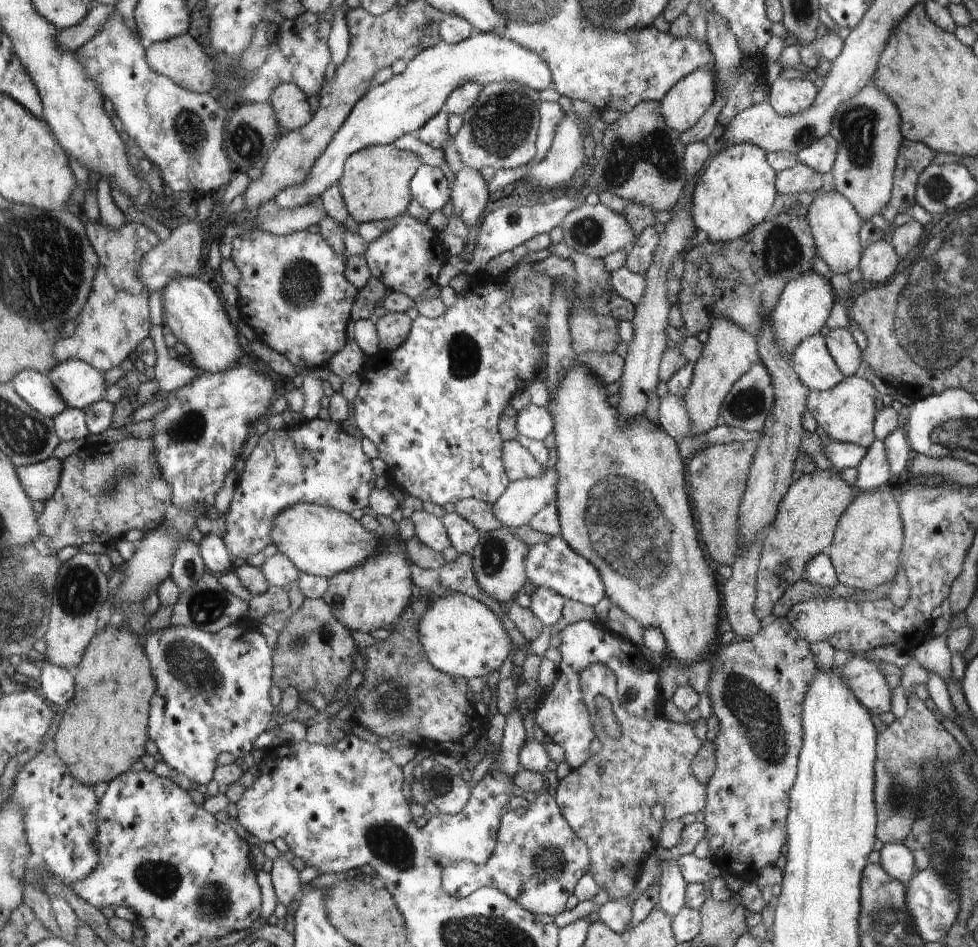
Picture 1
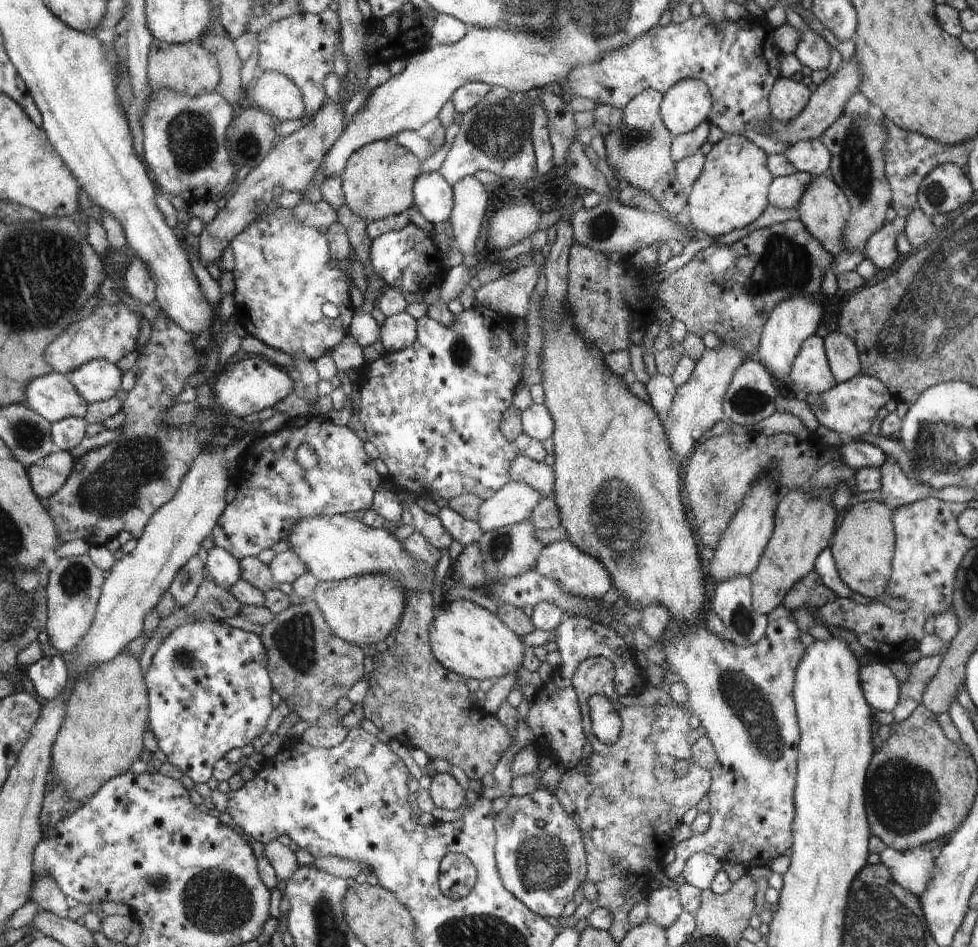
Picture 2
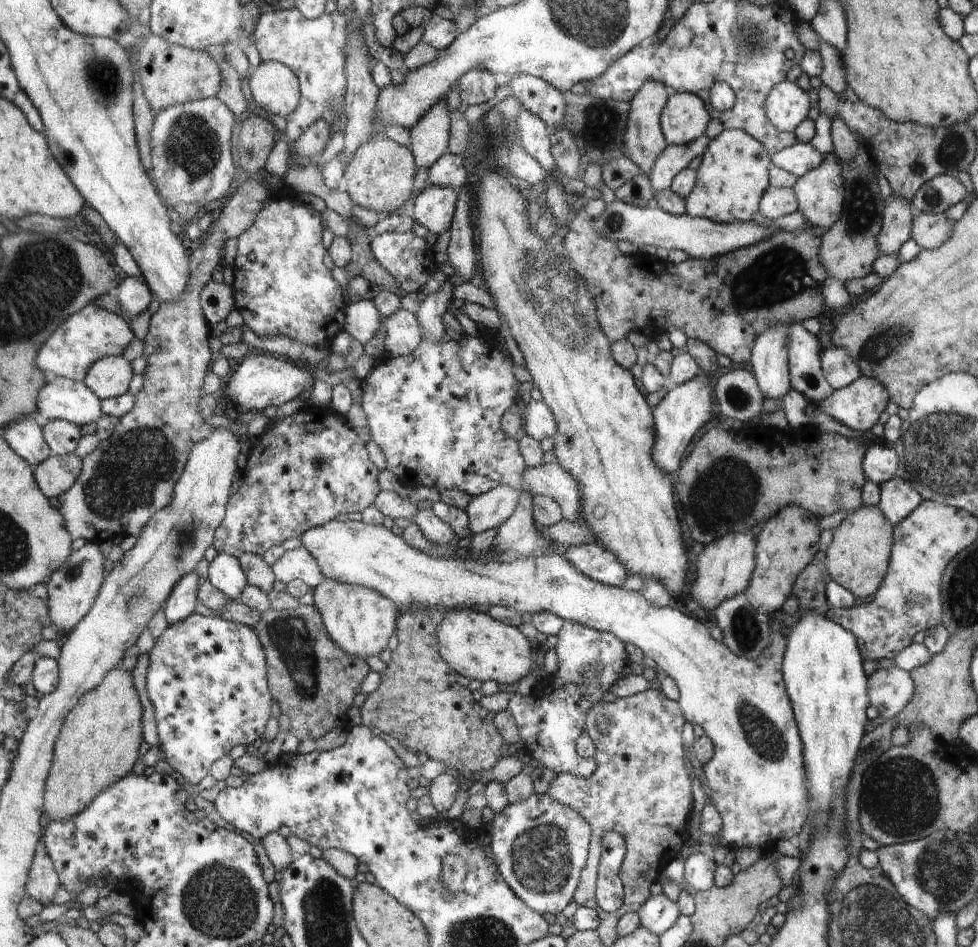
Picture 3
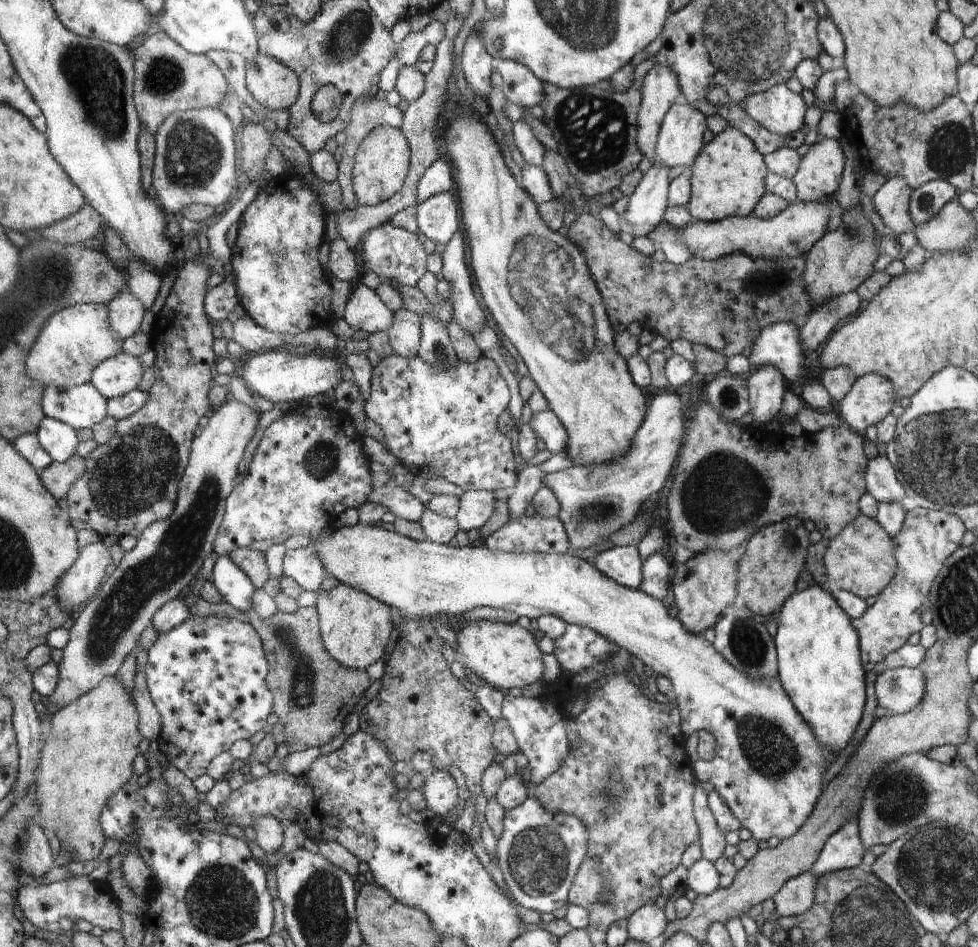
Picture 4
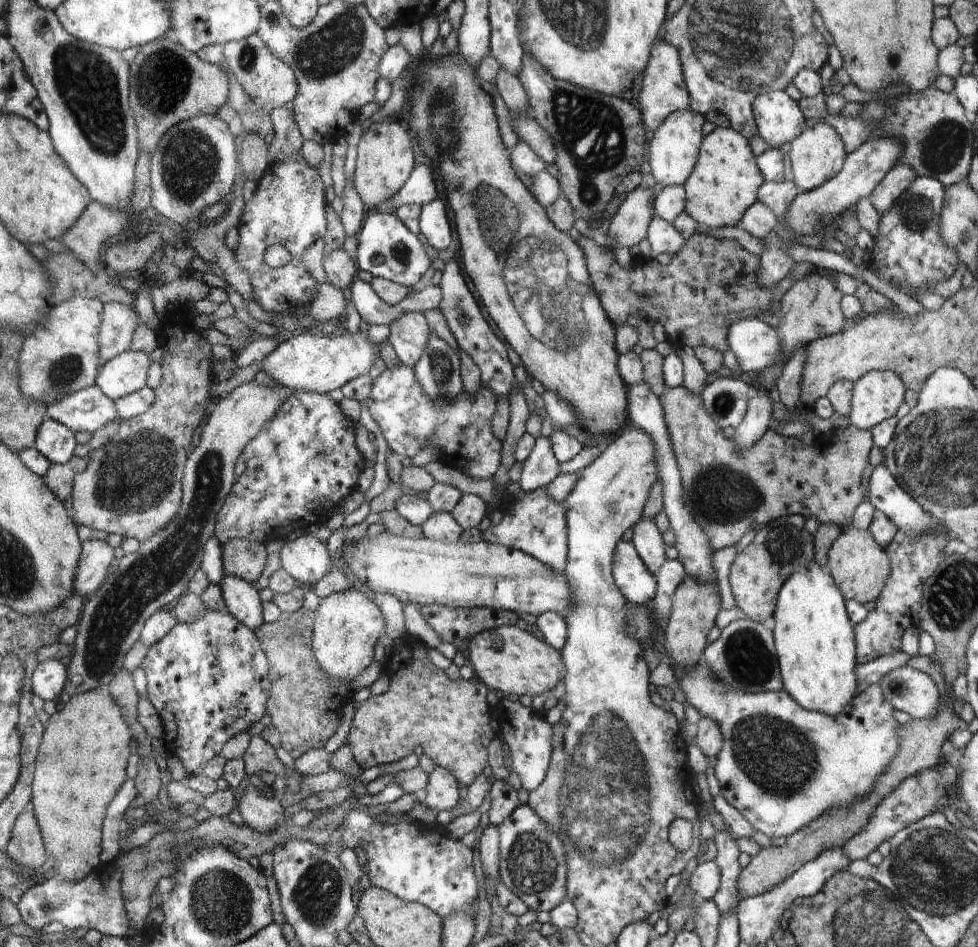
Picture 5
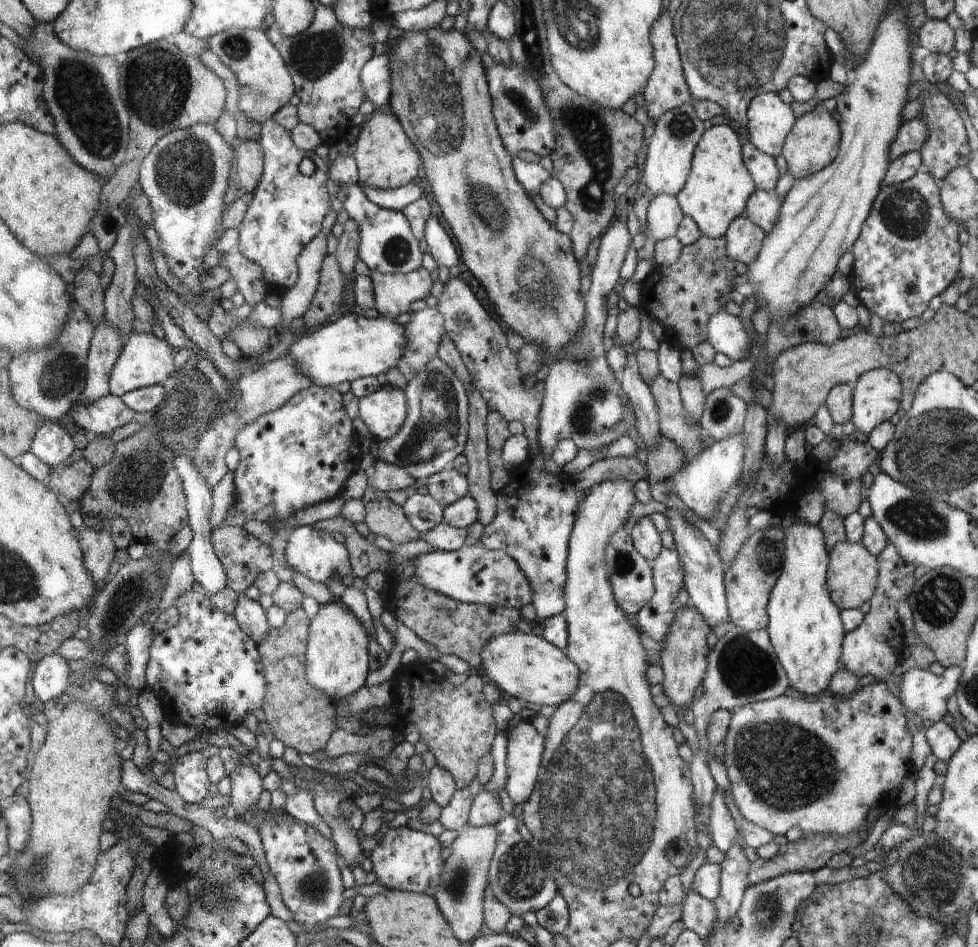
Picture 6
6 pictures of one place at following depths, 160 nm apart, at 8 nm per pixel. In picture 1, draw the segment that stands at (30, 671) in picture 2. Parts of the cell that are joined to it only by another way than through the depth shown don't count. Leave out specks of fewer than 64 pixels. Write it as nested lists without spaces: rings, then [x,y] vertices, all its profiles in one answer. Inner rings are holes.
[[[39,660],[41,675],[38,680],[42,688],[43,696],[50,702],[54,702],[61,709],[75,695],[75,677],[68,669],[50,664],[48,660]]]

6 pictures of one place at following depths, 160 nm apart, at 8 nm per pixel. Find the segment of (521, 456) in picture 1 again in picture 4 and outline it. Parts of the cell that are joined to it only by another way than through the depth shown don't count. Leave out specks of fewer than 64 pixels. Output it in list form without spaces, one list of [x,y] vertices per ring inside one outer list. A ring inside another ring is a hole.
[[[664,392],[658,394],[651,401],[650,412],[645,423],[638,430],[630,449],[622,458],[612,460],[608,464],[600,466],[577,466],[564,468],[560,472],[552,472],[544,476],[543,486],[550,486],[554,495],[560,500],[561,513],[560,521],[569,541],[569,550],[583,550],[591,546],[599,545],[609,541],[613,534],[616,534],[622,527],[630,525],[635,521],[640,512],[645,508],[652,494],[660,492],[666,484],[666,478],[670,476],[674,467],[674,460],[678,454],[678,448],[682,444],[684,436],[684,408],[682,408],[680,396]]]

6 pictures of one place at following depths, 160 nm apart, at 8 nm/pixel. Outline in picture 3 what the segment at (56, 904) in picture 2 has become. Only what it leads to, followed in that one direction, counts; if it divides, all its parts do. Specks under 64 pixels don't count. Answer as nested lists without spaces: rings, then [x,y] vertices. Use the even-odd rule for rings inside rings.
[[[42,840],[42,843],[37,846],[36,857],[29,871],[28,893],[34,900],[47,907],[53,903],[60,888],[60,876]]]

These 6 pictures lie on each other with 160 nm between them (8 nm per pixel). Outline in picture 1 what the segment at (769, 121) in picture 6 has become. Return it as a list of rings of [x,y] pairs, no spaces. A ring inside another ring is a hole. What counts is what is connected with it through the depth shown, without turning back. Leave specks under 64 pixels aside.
[[[778,77],[771,85],[768,100],[782,117],[795,115],[810,108],[818,90],[808,79],[782,79]]]

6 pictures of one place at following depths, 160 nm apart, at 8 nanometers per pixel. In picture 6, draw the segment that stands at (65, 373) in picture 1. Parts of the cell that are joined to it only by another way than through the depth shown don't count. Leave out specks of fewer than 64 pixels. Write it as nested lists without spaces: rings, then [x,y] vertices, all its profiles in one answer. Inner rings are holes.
[[[152,332],[128,335],[109,376],[109,393],[124,397],[126,393],[142,387],[162,386],[170,372],[174,370],[175,352],[176,349]]]

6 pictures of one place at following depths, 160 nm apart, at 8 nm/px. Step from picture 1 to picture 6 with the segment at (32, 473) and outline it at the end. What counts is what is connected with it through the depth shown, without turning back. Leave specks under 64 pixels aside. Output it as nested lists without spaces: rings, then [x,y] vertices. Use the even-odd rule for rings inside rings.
[[[86,459],[58,465],[50,473],[47,484],[60,496],[78,501],[89,489],[94,469]]]

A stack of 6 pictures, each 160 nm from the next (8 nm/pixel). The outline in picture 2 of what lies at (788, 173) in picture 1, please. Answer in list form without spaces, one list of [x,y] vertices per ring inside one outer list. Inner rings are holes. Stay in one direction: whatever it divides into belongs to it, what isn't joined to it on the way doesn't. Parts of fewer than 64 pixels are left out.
[[[798,171],[792,176],[775,177],[769,187],[770,205],[780,209],[796,209],[811,181],[813,176]]]

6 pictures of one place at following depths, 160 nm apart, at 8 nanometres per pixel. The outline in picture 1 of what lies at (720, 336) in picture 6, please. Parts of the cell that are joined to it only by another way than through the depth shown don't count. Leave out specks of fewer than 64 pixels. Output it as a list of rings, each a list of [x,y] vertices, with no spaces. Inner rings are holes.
[[[820,333],[805,338],[790,357],[793,369],[810,390],[827,391],[846,377],[834,362],[828,346]]]

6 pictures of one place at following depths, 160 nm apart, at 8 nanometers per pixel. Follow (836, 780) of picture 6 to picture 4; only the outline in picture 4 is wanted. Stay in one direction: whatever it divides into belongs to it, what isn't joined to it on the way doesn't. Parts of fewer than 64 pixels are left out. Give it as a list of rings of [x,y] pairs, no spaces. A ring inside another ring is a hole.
[[[360,525],[342,526],[341,528],[328,531],[322,538],[314,538],[312,544],[317,548],[317,554],[322,558],[322,563],[325,564],[326,570],[330,572],[332,578],[336,578],[338,583],[346,584],[346,586],[356,587],[357,590],[365,591],[366,594],[372,595],[373,598],[378,598],[387,606],[394,606],[398,608],[400,614],[405,618],[412,617],[430,617],[433,618],[438,615],[461,616],[470,610],[478,607],[491,607],[494,609],[512,611],[513,614],[528,617],[530,620],[538,619],[543,615],[553,615],[564,622],[579,625],[596,631],[598,635],[605,637],[611,641],[619,649],[628,650],[634,657],[642,660],[642,663],[650,666],[655,675],[661,675],[670,680],[675,701],[679,704],[679,710],[682,716],[682,733],[687,736],[694,731],[709,731],[717,738],[717,754],[710,762],[698,761],[694,766],[694,771],[697,774],[698,781],[707,785],[708,788],[716,790],[720,794],[720,799],[730,808],[730,813],[742,824],[743,828],[748,828],[752,838],[758,843],[762,840],[768,841],[769,838],[777,837],[785,840],[794,837],[794,834],[800,832],[801,827],[813,814],[816,809],[817,802],[820,800],[822,793],[822,778],[828,766],[828,756],[826,752],[834,752],[826,746],[822,746],[822,742],[818,739],[817,732],[808,724],[800,712],[796,711],[794,704],[788,698],[788,694],[781,687],[781,680],[776,678],[748,678],[744,676],[740,670],[736,670],[720,652],[714,650],[714,646],[707,642],[702,635],[692,634],[682,626],[680,620],[676,616],[668,616],[668,608],[656,600],[652,595],[645,594],[644,591],[632,590],[629,587],[621,586],[620,583],[614,582],[613,579],[602,575],[588,560],[571,556],[569,553],[565,554],[544,554],[544,553],[528,553],[528,552],[501,552],[500,550],[490,550],[483,543],[475,543],[466,547],[454,547],[446,544],[437,544],[431,542],[429,539],[423,542],[407,538],[396,532],[388,532],[377,525]]]

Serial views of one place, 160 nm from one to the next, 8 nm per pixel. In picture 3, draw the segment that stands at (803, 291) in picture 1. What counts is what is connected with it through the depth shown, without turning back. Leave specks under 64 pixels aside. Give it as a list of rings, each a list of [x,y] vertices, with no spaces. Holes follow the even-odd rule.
[[[774,326],[753,348],[752,374],[766,399],[780,399],[791,390],[788,371],[788,326]]]

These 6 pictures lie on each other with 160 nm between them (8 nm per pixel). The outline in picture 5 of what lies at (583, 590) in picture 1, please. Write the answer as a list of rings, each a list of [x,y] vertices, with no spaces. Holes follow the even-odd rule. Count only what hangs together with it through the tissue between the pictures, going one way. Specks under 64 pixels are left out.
[[[621,540],[615,558],[613,578],[629,606],[646,606],[657,594],[657,580],[642,562],[633,542]]]

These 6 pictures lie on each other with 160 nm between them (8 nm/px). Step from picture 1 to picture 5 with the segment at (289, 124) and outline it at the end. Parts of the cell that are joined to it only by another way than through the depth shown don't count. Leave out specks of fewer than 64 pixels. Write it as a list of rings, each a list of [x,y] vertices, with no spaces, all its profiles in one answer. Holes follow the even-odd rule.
[[[257,33],[228,42],[222,45],[222,50],[228,64],[227,70],[240,82],[246,95],[256,106],[260,106],[264,114],[270,115],[273,110],[281,109],[297,97],[300,88],[297,87],[294,72],[270,52],[270,48]]]

